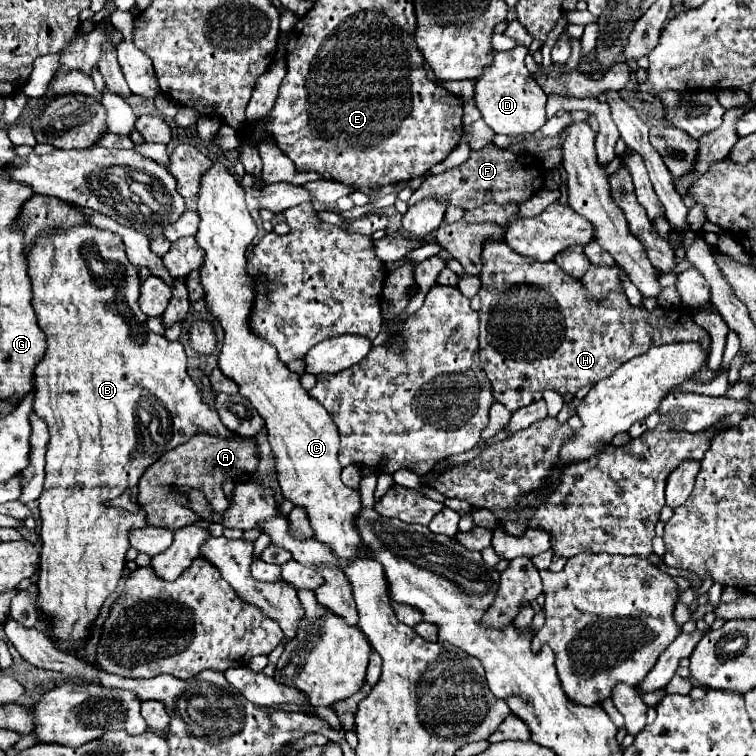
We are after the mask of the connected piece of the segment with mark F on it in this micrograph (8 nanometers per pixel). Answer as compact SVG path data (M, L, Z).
M488 143L484 149L472 151L466 163L424 179L424 183L412 193L408 205L414 205L424 197L442 197L442 195L448 195L450 205L462 209L474 209L488 201L498 205L508 205L508 203L522 205L526 199L530 199L544 187L544 175L546 175L544 167L540 165L538 159L524 161L522 157L510 155L508 149L500 149L498 145Z

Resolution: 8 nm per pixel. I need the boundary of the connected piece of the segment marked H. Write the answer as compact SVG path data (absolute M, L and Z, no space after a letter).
M490 241L484 245L482 251L482 273L480 273L480 301L482 301L482 309L480 309L480 367L484 369L486 377L490 379L492 385L492 395L496 401L504 403L508 411L518 411L520 407L526 407L532 403L532 393L534 391L544 391L544 389L556 389L558 393L576 393L582 387L592 387L594 383L598 383L600 379L612 375L620 365L624 365L626 361L630 361L632 357L644 355L652 345L662 345L662 343L684 343L684 341L692 341L692 343L700 343L700 347L704 347L704 351L710 351L710 333L694 323L694 309L686 307L686 305L674 305L674 307L656 307L654 311L648 311L646 307L634 307L628 303L628 297L624 293L618 291L610 291L604 299L588 299L588 289L580 279L570 277L568 273L564 273L554 261L548 263L540 263L534 259L528 259L524 255L518 255L514 249L510 249L506 243L498 243L498 241Z

